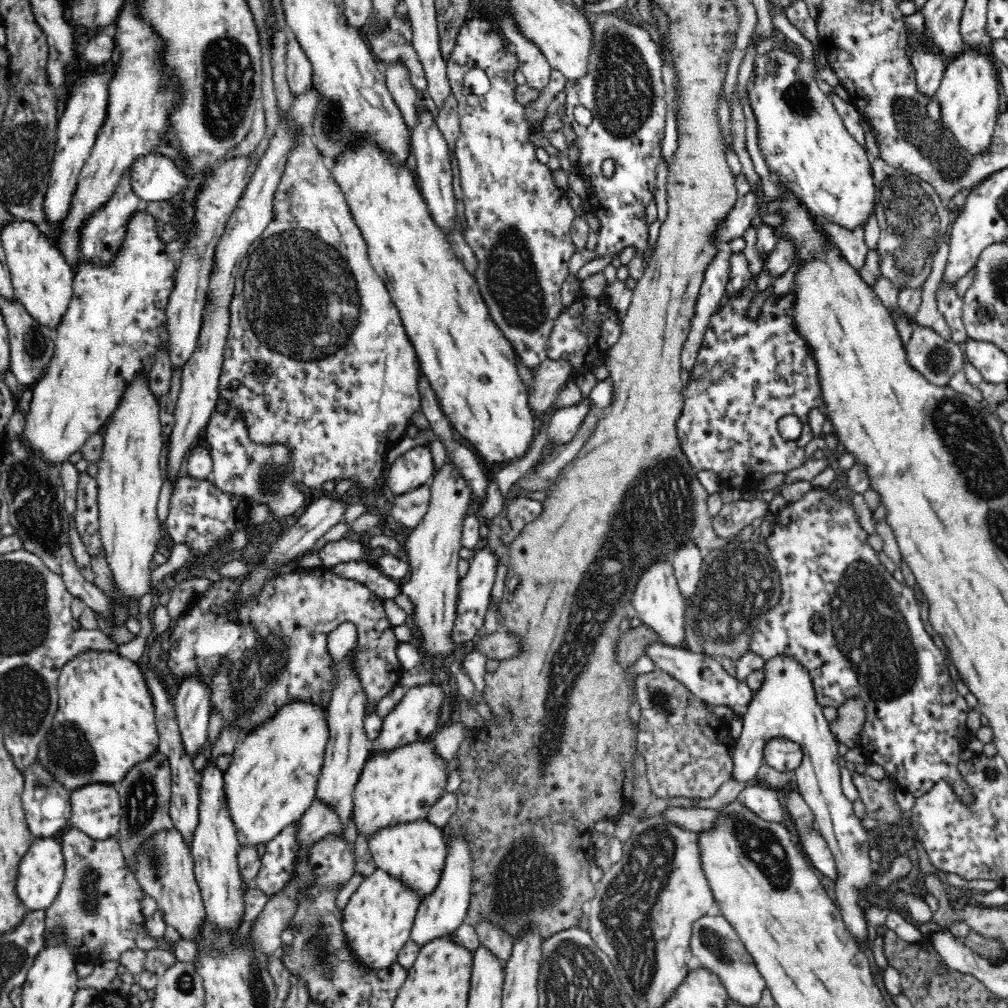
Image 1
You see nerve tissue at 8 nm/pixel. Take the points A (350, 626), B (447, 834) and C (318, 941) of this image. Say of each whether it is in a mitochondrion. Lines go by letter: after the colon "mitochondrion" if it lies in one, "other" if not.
A: other
B: other
C: mitochondrion

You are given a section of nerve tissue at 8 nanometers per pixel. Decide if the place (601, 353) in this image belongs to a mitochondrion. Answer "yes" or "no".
no

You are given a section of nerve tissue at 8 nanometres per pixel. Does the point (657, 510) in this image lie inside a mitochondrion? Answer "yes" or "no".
yes

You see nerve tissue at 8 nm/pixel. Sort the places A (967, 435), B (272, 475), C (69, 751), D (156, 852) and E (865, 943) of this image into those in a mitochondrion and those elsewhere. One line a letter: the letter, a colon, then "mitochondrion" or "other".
A: mitochondrion
B: mitochondrion
C: mitochondrion
D: mitochondrion
E: other

